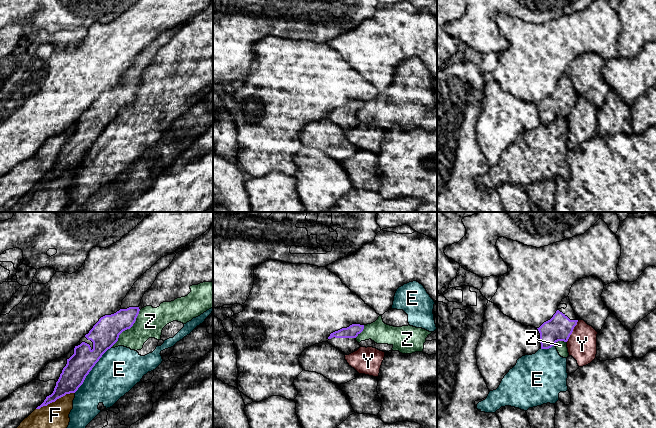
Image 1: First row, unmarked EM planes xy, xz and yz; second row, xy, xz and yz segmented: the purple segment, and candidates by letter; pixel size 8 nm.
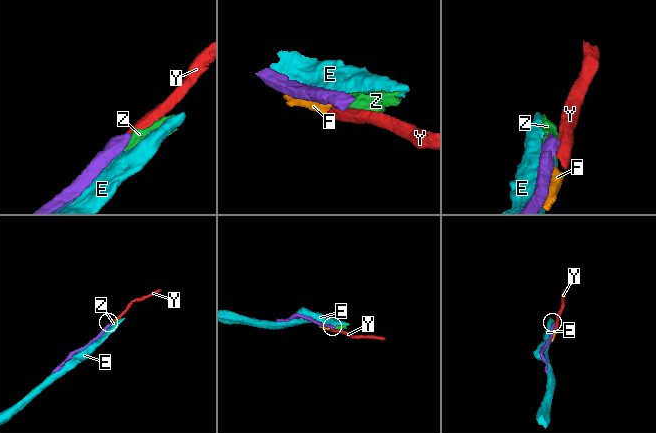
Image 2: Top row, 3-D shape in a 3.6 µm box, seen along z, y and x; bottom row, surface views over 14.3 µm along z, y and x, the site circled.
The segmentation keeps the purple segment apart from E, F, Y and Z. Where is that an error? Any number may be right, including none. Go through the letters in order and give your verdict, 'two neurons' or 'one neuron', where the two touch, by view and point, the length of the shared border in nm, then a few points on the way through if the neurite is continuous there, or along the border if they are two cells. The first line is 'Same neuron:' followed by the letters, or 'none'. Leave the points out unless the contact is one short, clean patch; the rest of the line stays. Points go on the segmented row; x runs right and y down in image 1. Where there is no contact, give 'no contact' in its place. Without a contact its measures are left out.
Same neuron: none
E: two neurons; contact xy (91, 369); length 460 nm
F: two neurons; contact xy (55, 400); length 340 nm
Y: two neurons; contact yz (572, 331); length 190 nm; border yz (578, 321), (566, 341)
Z: two neurons; contact xy (127, 328); length 380 nm; border xy (140, 310), (135, 322), (125, 329), (110, 347)

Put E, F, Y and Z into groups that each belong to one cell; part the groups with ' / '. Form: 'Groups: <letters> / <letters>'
Groups: E Z / F Y

